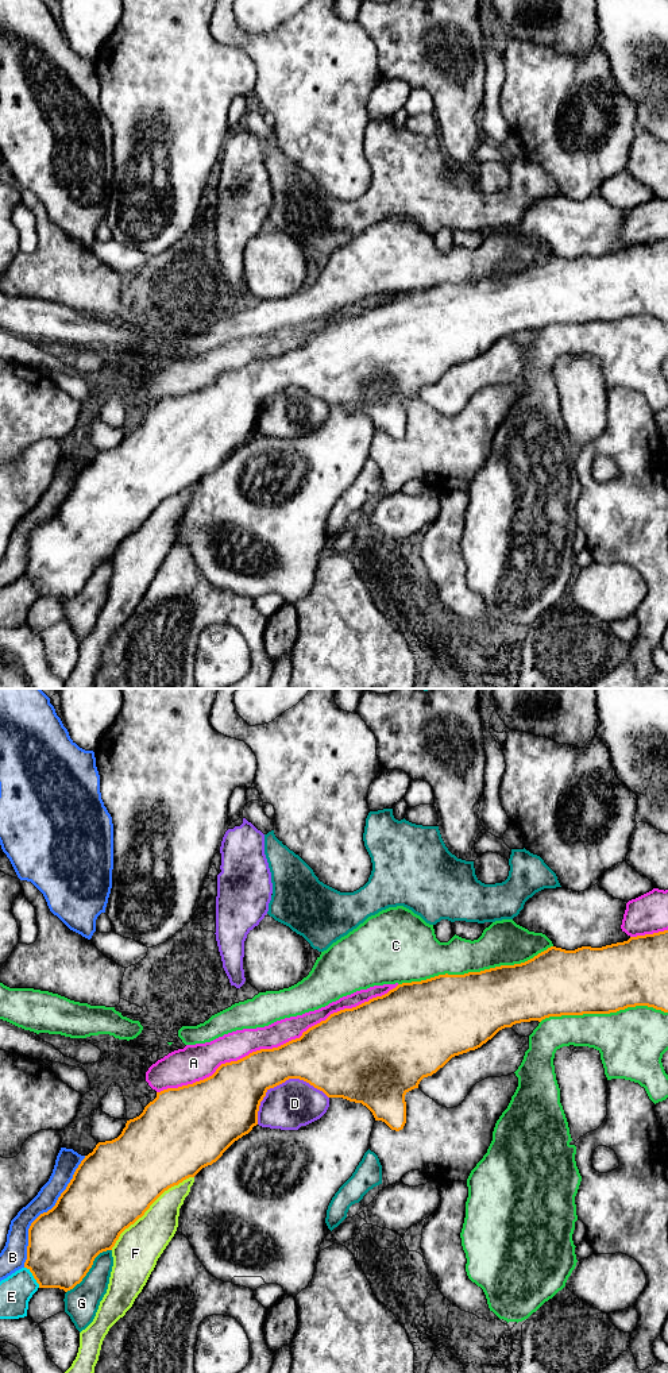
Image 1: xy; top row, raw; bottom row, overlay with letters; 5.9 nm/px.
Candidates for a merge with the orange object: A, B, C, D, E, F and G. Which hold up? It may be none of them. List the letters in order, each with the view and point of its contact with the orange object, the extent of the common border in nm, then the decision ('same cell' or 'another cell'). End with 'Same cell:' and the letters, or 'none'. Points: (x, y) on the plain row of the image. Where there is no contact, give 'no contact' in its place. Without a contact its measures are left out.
A: contact xy (278, 355); length 1600 nm; same cell
B: contact xy (45, 521); length 750 nm; another cell
C: contact xy (475, 281); length 950 nm; another cell
D: contact xy (281, 392); length 460 nm; another cell
E: contact xy (34, 586); length 160 nm; another cell
F: contact xy (149, 516); length 650 nm; another cell
G: contact xy (89, 577); length 380 nm; another cell
Same cell: A

